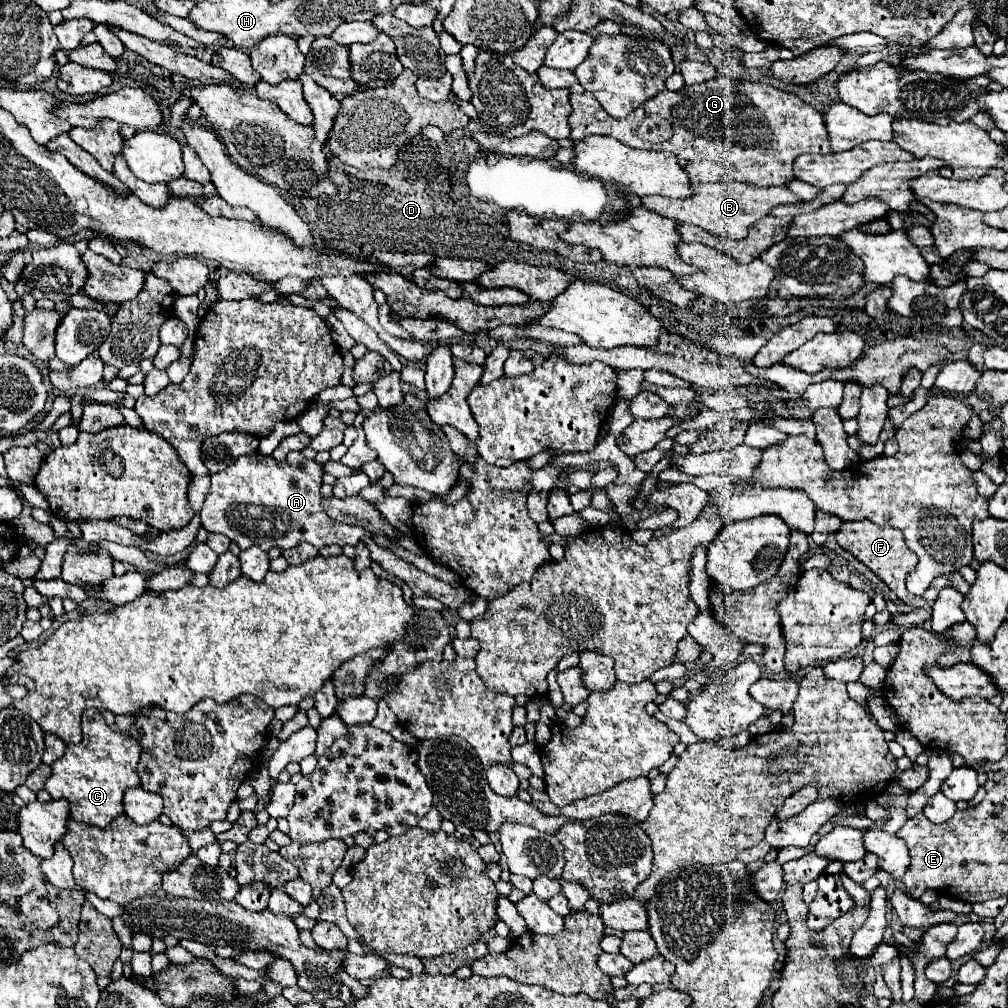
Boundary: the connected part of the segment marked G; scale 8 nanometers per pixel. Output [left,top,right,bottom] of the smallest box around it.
[570,78,830,188]

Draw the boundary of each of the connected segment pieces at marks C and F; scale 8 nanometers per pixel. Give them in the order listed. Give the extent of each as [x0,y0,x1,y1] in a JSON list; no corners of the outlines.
[[46,708,140,828],[836,520,970,608]]

